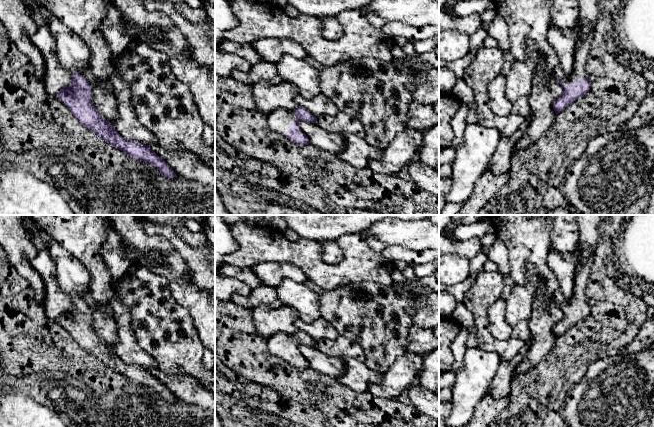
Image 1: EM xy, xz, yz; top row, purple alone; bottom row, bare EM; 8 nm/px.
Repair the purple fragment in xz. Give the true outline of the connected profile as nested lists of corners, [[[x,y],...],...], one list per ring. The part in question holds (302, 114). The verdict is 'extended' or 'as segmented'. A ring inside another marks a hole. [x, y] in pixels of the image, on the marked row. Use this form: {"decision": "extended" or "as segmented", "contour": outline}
{"decision": "extended", "contour": [[[303,107],[293,112],[278,108],[267,115],[267,122],[272,131],[286,136],[298,145],[308,145],[310,142],[298,124],[300,121],[317,123],[317,117]]]}

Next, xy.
{"decision": "extended", "contour": [[[36,0],[24,2],[37,26],[35,32],[30,35],[30,40],[44,57],[43,84],[46,92],[57,97],[83,126],[105,142],[132,158],[153,165],[165,178],[174,178],[176,173],[162,157],[149,146],[123,138],[114,126],[101,116],[92,103],[92,87],[86,78],[66,69],[60,63],[55,53],[55,39],[46,26],[46,20],[33,9]]]}

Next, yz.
{"decision": "extended", "contour": [[[579,22],[574,26],[572,31],[576,41],[573,73],[571,76],[567,76],[560,65],[557,65],[553,74],[563,89],[562,95],[553,104],[556,115],[574,101],[584,96],[591,88],[591,83],[588,79],[589,75],[586,72],[586,65],[593,44],[593,33],[590,33],[589,36],[584,39]]]}

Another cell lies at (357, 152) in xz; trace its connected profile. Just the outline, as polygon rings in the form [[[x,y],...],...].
[[[347,133],[344,135],[345,149],[337,157],[357,169],[368,167],[370,160],[380,159],[382,150],[368,144],[364,138]]]

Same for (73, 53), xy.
[[[36,0],[33,10],[46,20],[46,26],[55,39],[55,53],[62,66],[83,76],[87,68],[91,69],[91,51],[88,45],[39,0]]]

